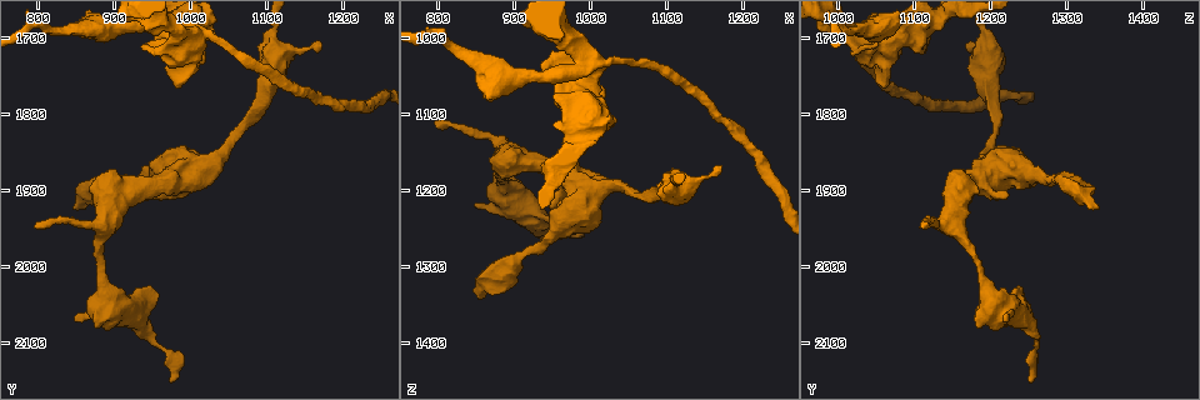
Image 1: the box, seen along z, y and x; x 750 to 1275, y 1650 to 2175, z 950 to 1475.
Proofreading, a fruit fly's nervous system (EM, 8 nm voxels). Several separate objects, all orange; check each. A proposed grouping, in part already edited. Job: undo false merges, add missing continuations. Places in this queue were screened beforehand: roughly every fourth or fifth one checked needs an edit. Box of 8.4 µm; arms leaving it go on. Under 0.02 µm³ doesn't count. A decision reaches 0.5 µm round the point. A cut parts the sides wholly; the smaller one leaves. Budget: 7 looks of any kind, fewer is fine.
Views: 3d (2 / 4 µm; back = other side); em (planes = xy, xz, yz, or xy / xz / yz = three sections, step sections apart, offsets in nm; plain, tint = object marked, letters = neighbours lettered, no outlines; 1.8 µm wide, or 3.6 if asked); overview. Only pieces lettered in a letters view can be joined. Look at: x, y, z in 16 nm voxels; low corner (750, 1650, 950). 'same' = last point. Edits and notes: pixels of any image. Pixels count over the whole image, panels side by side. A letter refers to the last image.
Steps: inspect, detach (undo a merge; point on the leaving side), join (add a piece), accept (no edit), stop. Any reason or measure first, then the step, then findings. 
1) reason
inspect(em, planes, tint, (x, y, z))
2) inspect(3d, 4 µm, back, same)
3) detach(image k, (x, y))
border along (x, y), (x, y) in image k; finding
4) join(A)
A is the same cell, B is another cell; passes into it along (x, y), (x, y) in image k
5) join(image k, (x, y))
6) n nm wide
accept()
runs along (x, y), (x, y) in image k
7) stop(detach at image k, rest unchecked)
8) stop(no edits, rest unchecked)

a fork
inspect(em, xz, step 8, letters, (1105, 1735, 1200))

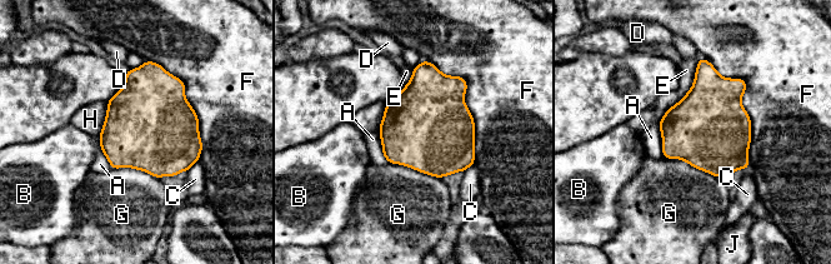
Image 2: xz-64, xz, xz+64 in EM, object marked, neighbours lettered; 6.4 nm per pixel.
500 nm wide
accept()
A, B, C, D, E, F, G, H and J are other cells; border along (664, 155), (682, 159), (719, 178) in image 2; continuous, no second neuron

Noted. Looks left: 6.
an open end
inspect(3d, 2 µm, (845, 2065, 1220))

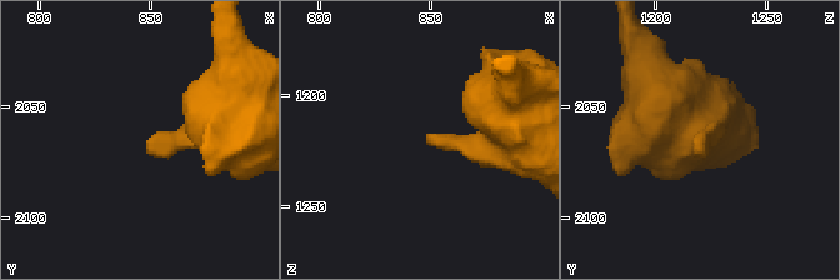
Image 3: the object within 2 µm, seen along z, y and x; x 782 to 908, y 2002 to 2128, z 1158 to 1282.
inspect(em, planes, letters, (847, 2065, 1218))

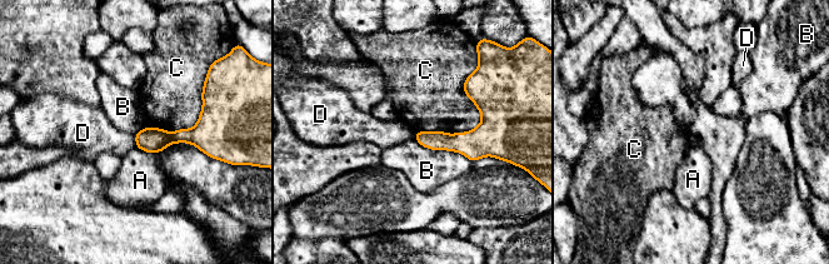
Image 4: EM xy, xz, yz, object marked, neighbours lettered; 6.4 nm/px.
accept()
A, B, C and D are other cells; none of them fits

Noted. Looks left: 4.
inspect(3d, 2 µm, (795, 1945, 1110))

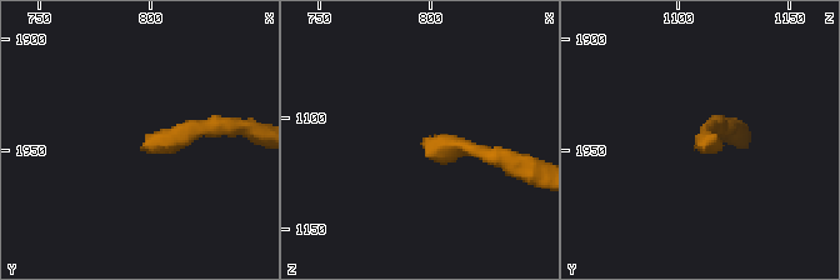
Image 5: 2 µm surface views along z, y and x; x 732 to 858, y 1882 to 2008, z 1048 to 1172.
inspect(em, planes, plain, (797, 1948, 1110))

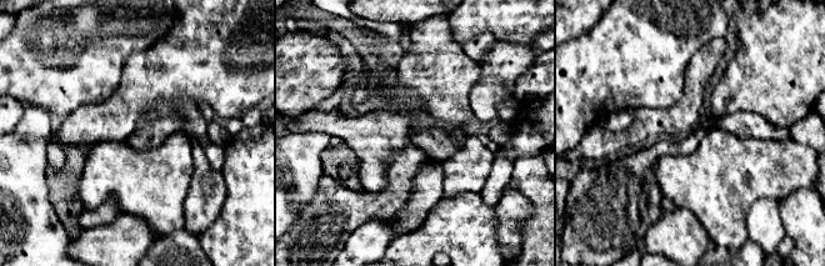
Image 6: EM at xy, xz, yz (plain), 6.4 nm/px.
what lies round it
inspect(em, planes, letters, same)

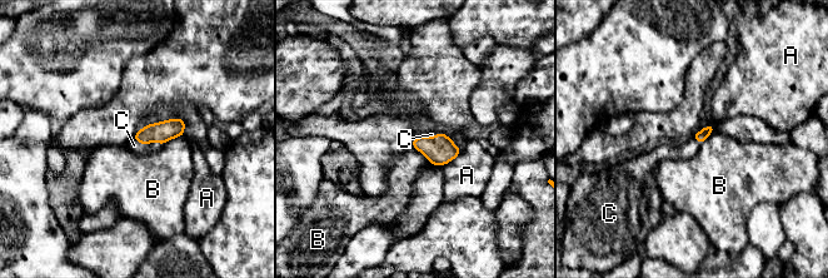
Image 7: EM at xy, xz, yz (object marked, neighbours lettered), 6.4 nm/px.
C touches over 200 nm
join(C)
C is the same cell, A and B are other cells; passes into it along (161, 132), (148, 143), (134, 145) in image 7; it goes on there

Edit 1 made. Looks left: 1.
stop(join at image 7, rest unchecked)

